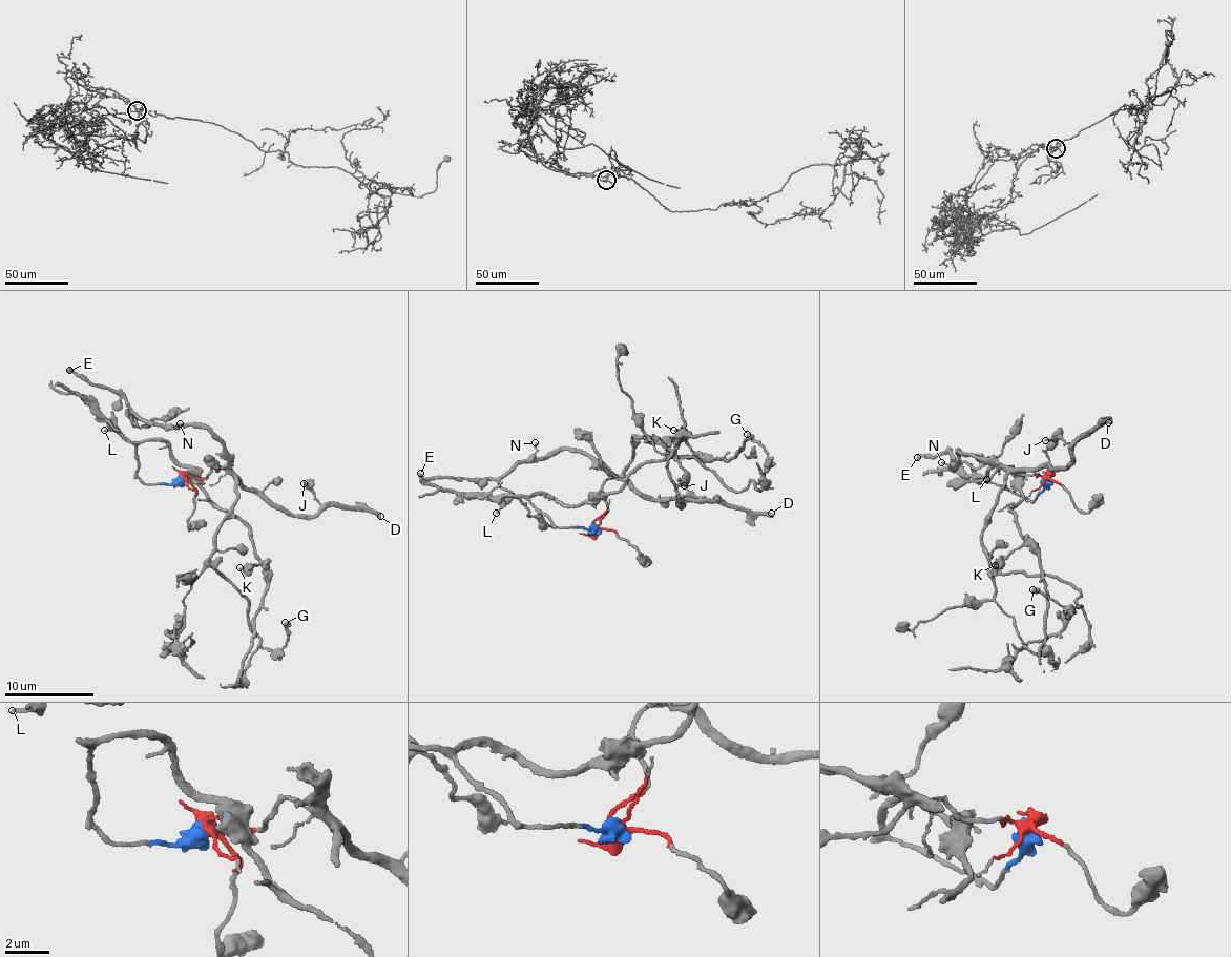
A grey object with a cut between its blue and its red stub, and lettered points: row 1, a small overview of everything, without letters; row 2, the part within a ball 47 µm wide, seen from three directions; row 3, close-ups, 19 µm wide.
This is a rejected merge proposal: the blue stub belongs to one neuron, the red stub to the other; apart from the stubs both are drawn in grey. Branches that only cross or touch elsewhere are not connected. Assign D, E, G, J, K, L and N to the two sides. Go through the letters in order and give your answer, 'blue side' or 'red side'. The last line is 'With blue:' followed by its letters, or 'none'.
D: red side
E: red side
G: red side
J: red side
K: blue side
L: blue side
N: red side
With blue: K, L

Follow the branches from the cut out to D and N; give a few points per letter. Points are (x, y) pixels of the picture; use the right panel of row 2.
D: (1045, 479), (1007, 467), (1033, 470), (1047, 462), (1065, 466), (1075, 460), (1076, 442), (1109, 422)
N: (1045, 479), (1019, 474), (1010, 465), (1000, 467), (968, 454), (956, 453), (956, 461), (951, 465), (941, 461)

